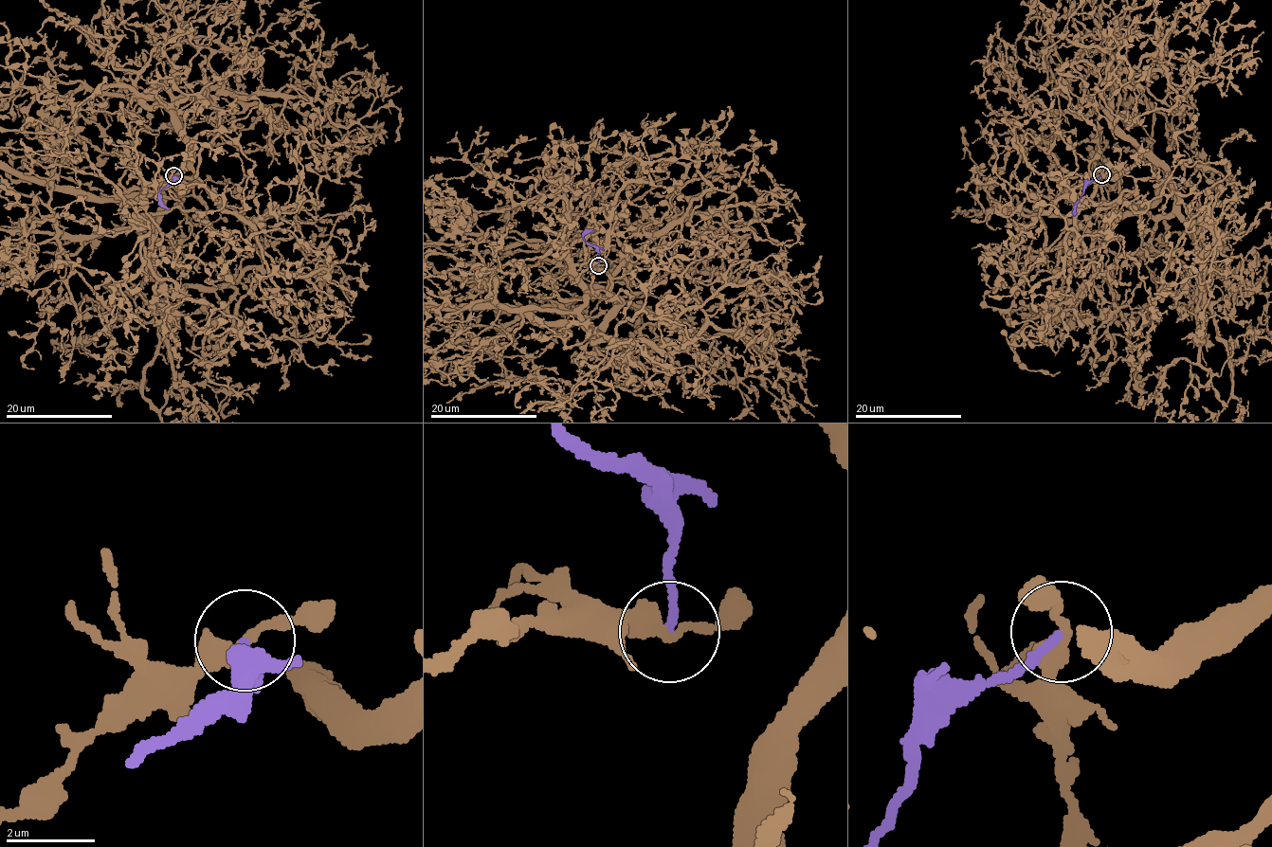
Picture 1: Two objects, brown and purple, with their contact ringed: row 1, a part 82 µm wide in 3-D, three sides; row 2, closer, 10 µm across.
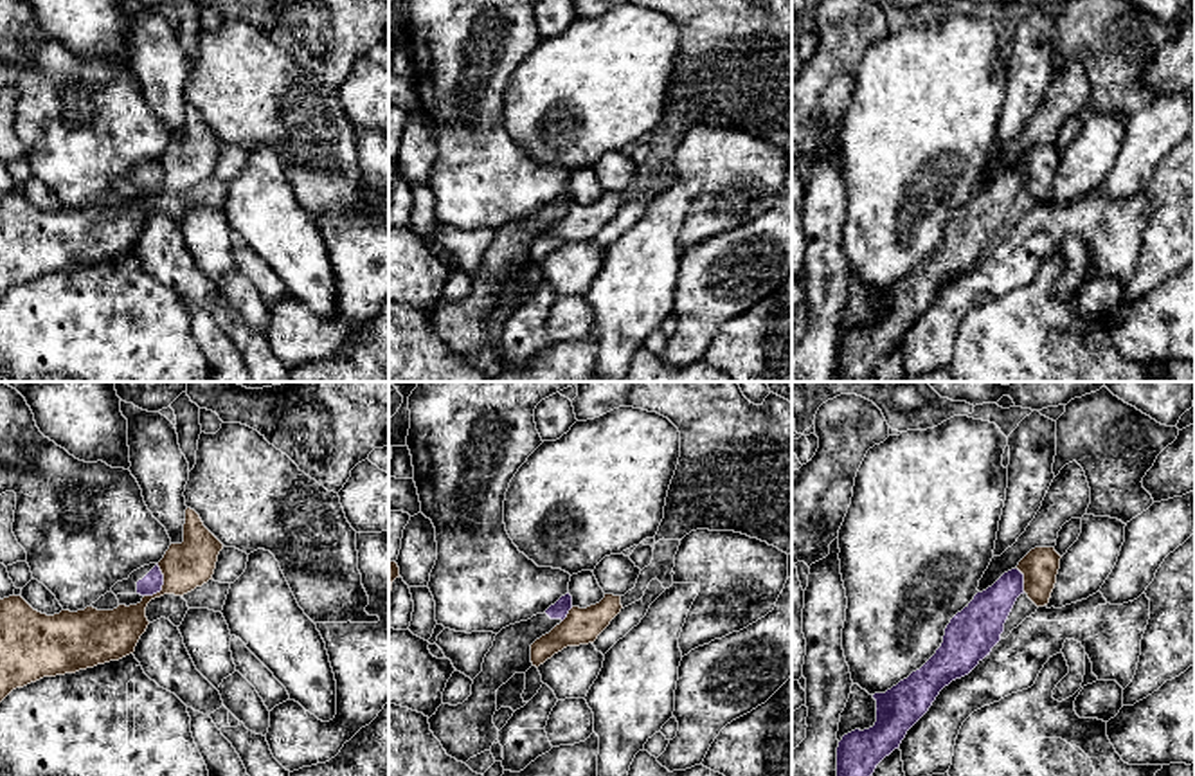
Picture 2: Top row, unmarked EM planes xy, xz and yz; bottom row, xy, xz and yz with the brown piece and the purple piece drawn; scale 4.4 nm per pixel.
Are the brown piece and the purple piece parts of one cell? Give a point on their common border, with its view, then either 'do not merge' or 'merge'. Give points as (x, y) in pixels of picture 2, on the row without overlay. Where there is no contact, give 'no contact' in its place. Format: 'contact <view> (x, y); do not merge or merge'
contact xy (162, 182); do not merge

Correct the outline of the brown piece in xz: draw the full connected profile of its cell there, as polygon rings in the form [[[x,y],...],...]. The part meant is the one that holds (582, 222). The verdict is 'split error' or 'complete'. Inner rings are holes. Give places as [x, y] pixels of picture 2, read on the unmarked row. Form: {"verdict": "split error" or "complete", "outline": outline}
{"verdict": "complete", "outline": [[[605,191],[599,200],[587,205],[572,203],[560,221],[531,241],[533,263],[538,265],[567,243],[594,239],[621,205],[621,193],[614,191]]]}

